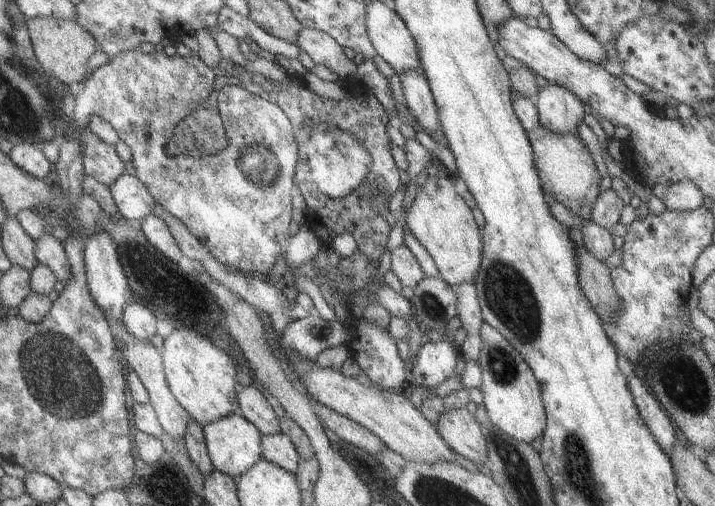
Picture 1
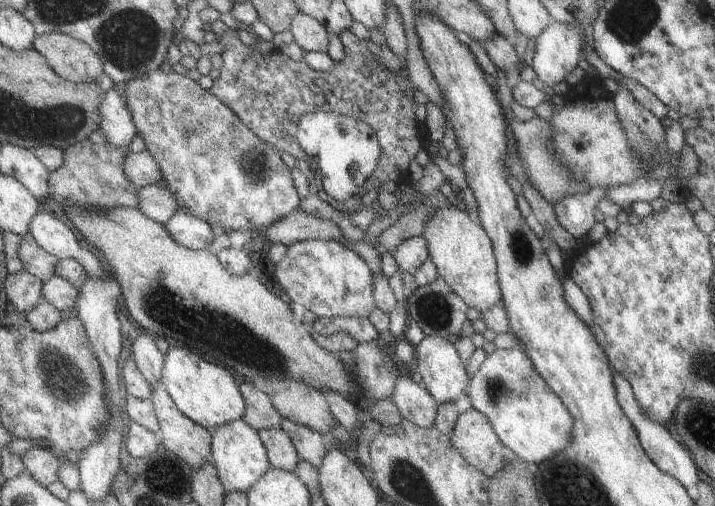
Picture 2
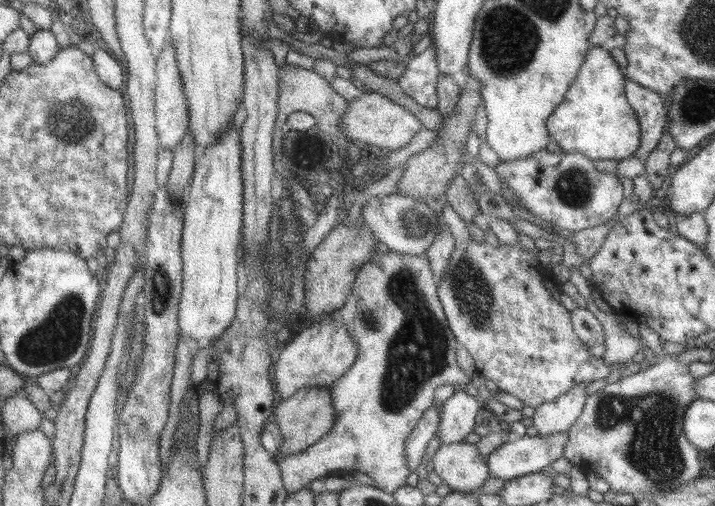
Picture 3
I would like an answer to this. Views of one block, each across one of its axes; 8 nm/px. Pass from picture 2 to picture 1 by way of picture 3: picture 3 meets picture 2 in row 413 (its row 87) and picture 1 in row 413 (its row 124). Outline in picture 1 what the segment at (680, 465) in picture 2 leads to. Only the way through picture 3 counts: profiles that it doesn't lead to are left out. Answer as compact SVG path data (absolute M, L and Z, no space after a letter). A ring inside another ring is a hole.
M632 375L628 379L628 389L643 424L648 428L655 442L668 454L668 450L675 440L676 429L673 422L659 406L642 379Z

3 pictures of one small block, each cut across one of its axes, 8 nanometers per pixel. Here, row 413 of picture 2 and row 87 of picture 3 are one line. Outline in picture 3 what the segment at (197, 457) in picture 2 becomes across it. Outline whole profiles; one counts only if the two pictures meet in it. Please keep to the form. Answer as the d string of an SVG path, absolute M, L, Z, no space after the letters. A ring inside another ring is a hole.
M170 43L155 56L154 116L155 134L160 148L172 149L187 131L187 106L180 92L180 79L175 67L175 54Z

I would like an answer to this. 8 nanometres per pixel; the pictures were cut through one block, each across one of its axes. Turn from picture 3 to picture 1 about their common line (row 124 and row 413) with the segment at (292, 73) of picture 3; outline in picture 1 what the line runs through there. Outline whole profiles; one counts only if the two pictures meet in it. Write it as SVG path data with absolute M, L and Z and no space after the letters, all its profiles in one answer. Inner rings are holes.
M315 403L312 410L321 426L333 431L345 442L353 444L353 446L357 446L357 448L367 450L367 452L372 455L385 448L384 444L375 434L359 426L359 424L353 422L350 418L336 413L319 403Z

